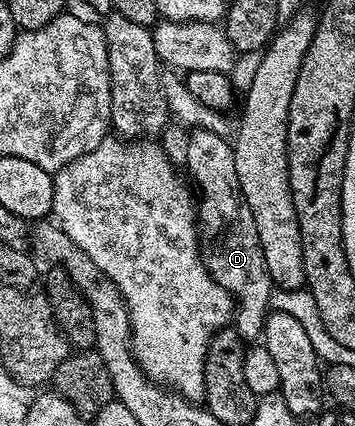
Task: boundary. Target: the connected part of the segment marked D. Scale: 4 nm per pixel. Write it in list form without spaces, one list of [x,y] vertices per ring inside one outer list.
[[[195,130],[189,136],[189,156],[186,164],[186,171],[191,171],[190,179],[197,189],[197,228],[201,233],[201,259],[207,268],[207,273],[215,279],[215,283],[225,286],[225,290],[230,292],[235,301],[235,311],[233,313],[233,327],[238,332],[239,337],[244,342],[255,342],[263,335],[263,321],[266,320],[271,308],[271,294],[273,285],[269,278],[269,266],[265,266],[265,254],[261,250],[261,242],[257,238],[257,222],[253,222],[253,210],[249,210],[249,202],[245,202],[245,194],[241,194],[241,182],[237,182],[237,166],[235,165],[235,150],[232,141],[226,135],[219,135],[215,132]]]

